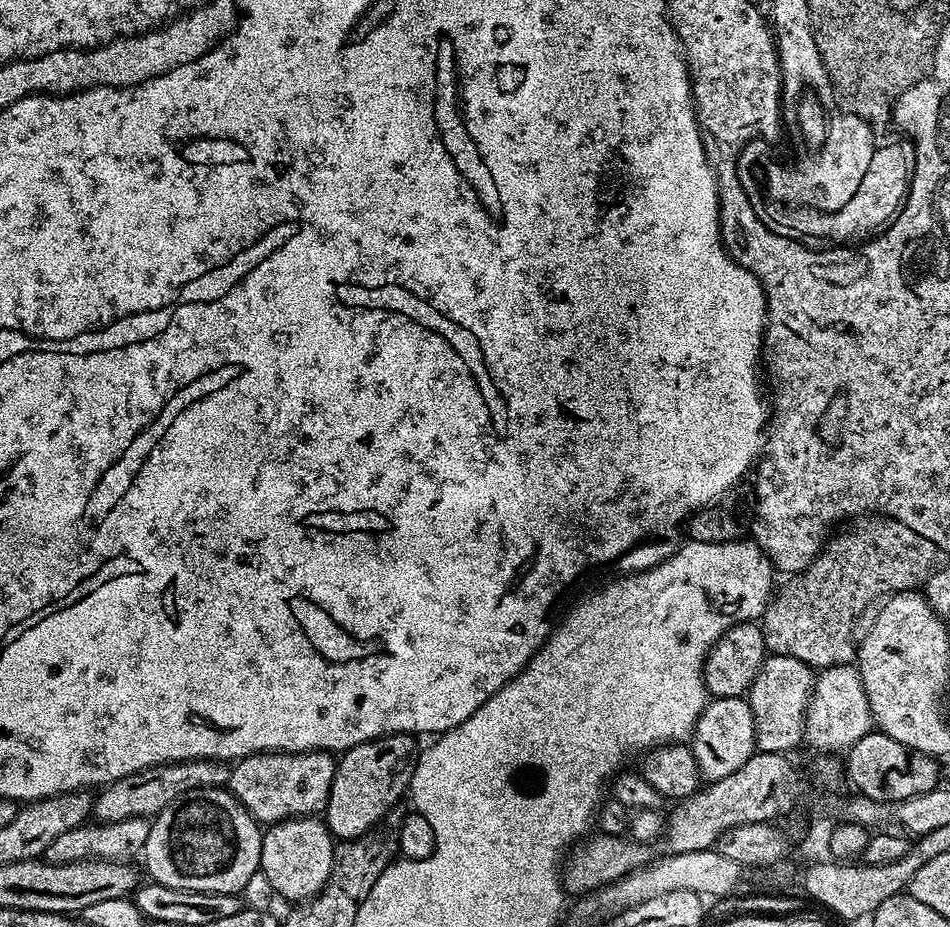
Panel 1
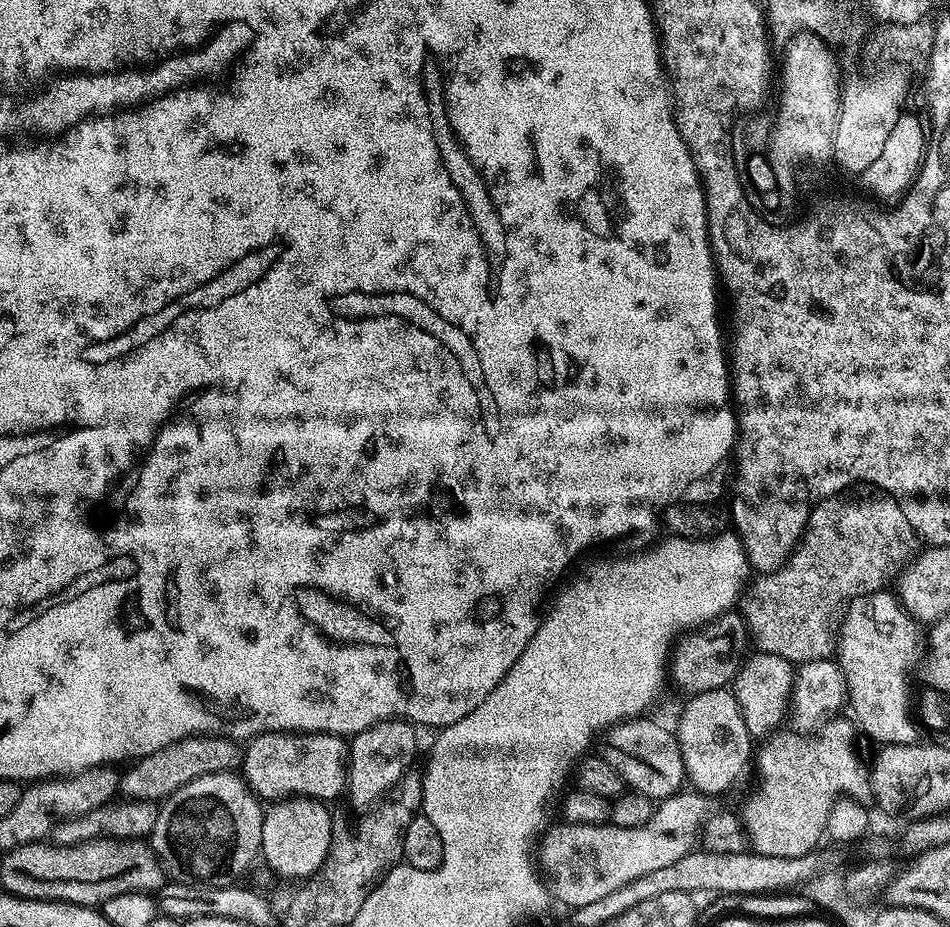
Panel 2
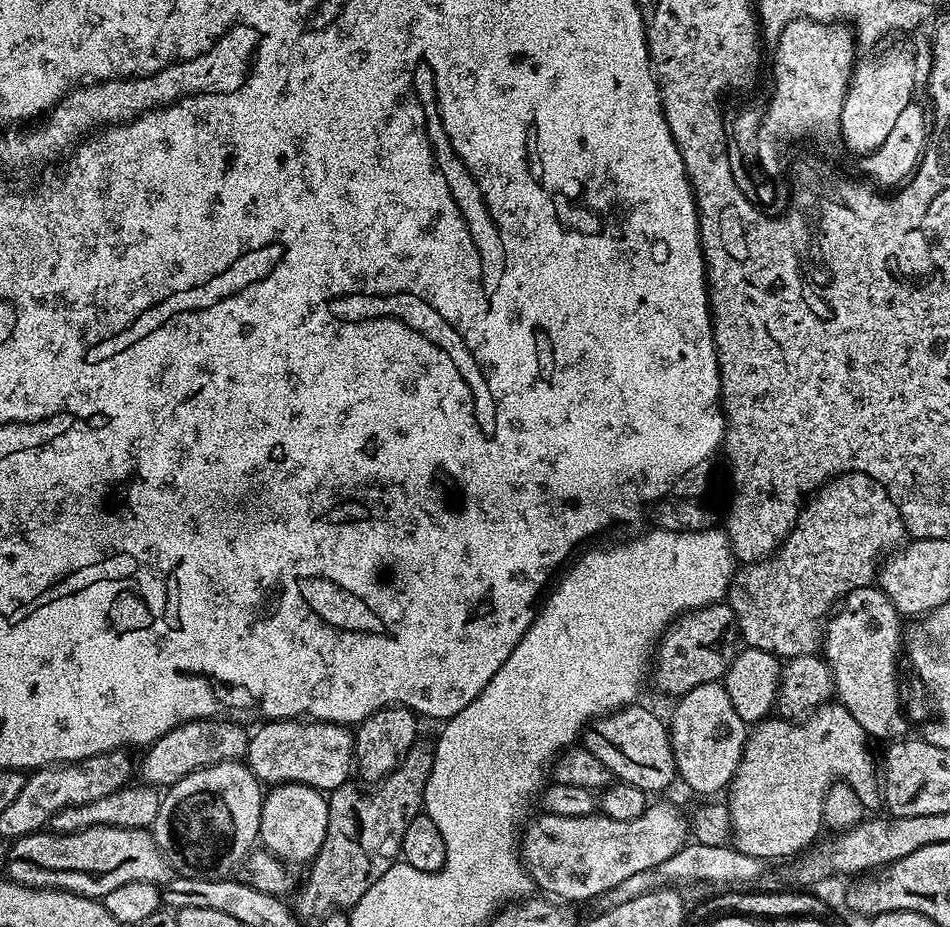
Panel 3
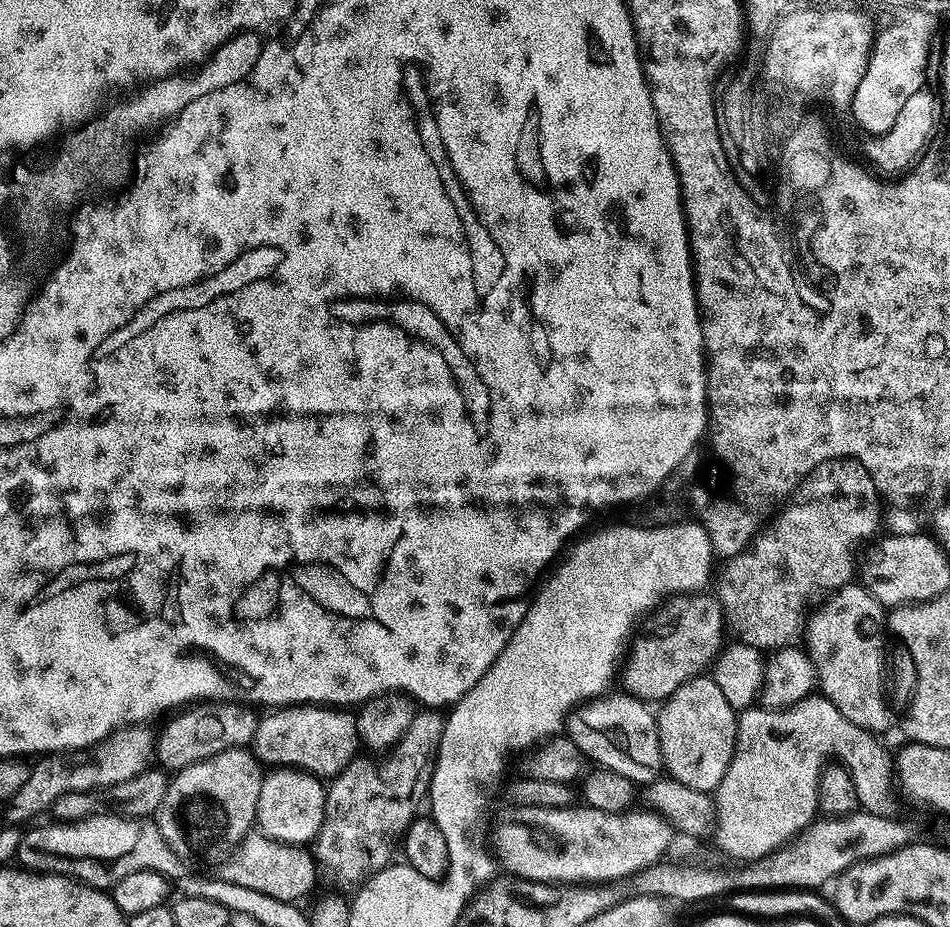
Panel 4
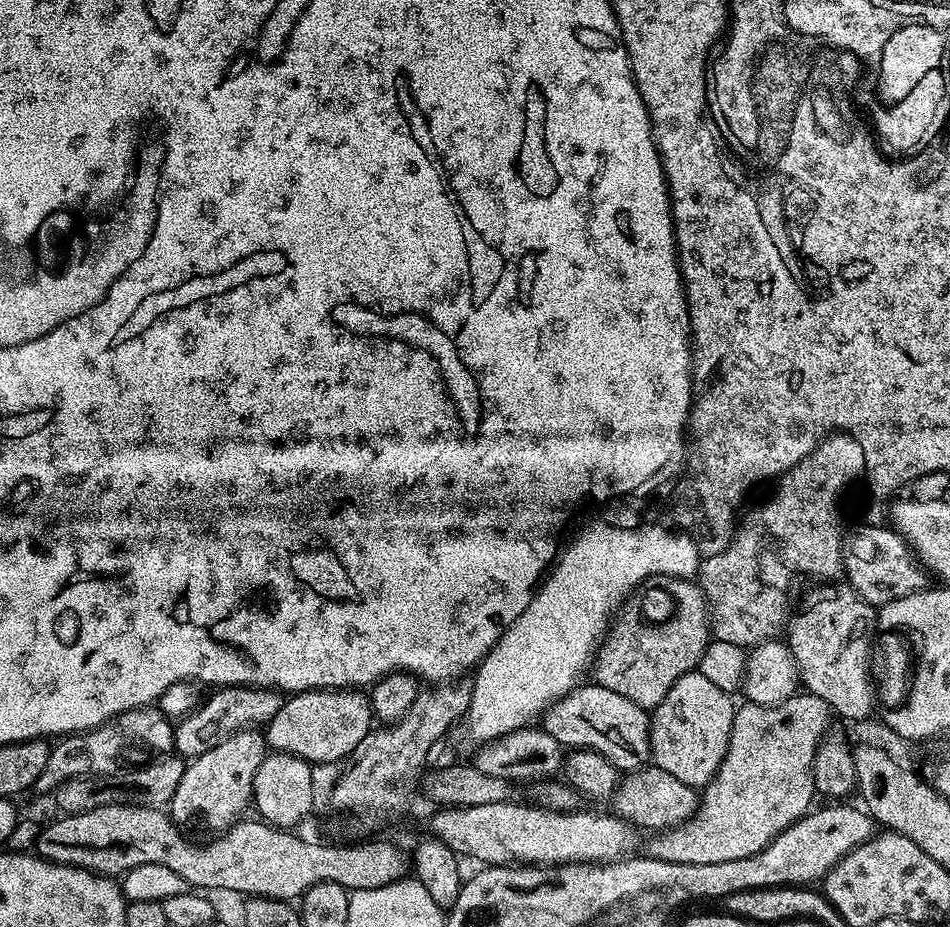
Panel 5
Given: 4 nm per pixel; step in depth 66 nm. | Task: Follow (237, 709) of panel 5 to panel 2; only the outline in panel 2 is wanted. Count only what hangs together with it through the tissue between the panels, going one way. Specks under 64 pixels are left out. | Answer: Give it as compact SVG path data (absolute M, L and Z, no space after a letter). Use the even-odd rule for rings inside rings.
M191 736L189 740L178 742L158 750L154 754L132 762L120 772L121 797L130 800L150 800L163 802L174 790L186 786L194 778L202 778L206 774L231 772L242 764L242 748L239 743L226 740L222 736Z

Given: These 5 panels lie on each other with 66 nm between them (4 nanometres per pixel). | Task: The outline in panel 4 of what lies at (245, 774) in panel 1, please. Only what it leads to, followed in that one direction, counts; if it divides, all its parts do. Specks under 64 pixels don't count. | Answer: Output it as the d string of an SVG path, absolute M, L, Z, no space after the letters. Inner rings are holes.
M284 706L269 712L272 713L261 719L256 736L250 745L251 751L255 752L261 765L301 768L313 776L331 778L338 775L349 762L357 759L356 748L361 747L361 742L356 729L356 718L351 711L341 710L336 706Z

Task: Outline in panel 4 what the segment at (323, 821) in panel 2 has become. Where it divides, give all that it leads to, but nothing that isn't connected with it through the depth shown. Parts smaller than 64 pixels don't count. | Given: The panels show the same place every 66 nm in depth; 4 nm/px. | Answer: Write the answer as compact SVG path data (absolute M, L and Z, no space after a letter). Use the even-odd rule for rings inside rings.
M276 766L265 775L262 790L258 790L255 827L275 840L304 846L320 833L325 806L326 784L321 777L301 768Z

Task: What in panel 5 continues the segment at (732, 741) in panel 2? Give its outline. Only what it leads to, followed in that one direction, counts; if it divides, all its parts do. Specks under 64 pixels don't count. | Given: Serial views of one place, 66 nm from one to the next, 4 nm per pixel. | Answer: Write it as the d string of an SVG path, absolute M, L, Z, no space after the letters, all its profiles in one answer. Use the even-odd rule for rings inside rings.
M698 670L682 674L651 713L651 763L666 770L666 774L674 774L678 782L686 782L686 786L697 790L703 789L722 766L730 746L730 730L736 717L732 700L729 693L718 690L718 686Z

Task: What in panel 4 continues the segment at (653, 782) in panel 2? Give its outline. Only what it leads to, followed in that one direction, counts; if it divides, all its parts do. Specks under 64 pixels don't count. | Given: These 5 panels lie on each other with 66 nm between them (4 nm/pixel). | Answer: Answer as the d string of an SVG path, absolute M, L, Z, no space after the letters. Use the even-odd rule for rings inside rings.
M605 694L598 696L594 700L589 700L568 713L566 721L566 735L569 740L574 742L574 746L578 746L578 750L589 761L592 760L593 765L600 768L609 768L614 770L614 774L622 774L622 778L630 778L633 784L637 786L647 786L657 779L662 772L662 761L660 759L660 739L658 738L658 730L656 725L656 716L654 715L647 703L636 699L634 696L627 694L619 694L620 696L612 696L613 694Z

